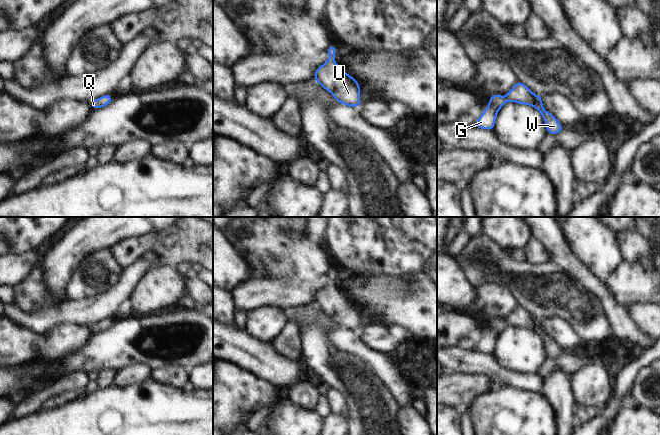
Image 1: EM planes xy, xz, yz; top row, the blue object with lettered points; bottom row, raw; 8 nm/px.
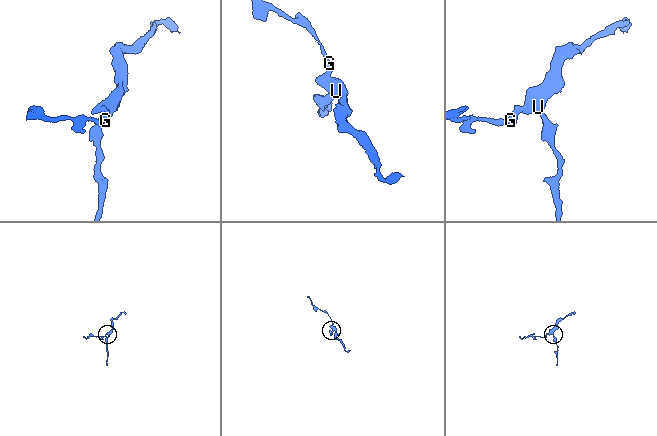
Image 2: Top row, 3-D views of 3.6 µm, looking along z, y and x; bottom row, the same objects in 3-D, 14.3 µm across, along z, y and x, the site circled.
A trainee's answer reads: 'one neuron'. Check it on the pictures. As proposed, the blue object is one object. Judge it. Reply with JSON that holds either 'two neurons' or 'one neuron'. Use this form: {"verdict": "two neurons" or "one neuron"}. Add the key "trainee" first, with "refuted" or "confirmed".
{"trainee": "confirmed", "verdict": "one neuron"}

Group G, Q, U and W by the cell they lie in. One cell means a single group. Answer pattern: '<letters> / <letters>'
G Q U W

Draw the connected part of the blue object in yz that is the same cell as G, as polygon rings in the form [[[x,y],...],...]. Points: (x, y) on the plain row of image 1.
[[[517,304],[505,321],[502,321],[500,318],[490,320],[489,329],[476,344],[474,351],[493,355],[497,337],[507,325],[512,325],[522,329],[530,329],[537,333],[545,345],[548,358],[556,359],[565,352],[553,338],[544,333],[542,322],[543,320],[534,318],[525,308]]]

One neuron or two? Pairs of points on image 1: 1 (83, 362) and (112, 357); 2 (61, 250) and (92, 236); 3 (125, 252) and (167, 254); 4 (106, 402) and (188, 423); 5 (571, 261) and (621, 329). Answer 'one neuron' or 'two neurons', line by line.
1: one neuron
2: one neuron
3: one neuron
4: one neuron
5: one neuron

